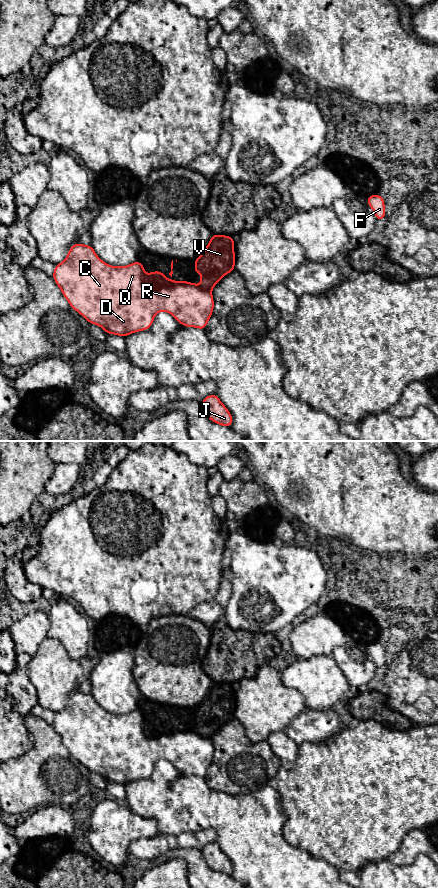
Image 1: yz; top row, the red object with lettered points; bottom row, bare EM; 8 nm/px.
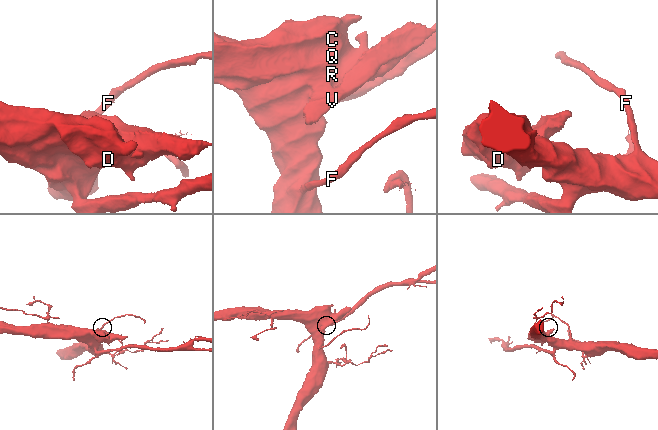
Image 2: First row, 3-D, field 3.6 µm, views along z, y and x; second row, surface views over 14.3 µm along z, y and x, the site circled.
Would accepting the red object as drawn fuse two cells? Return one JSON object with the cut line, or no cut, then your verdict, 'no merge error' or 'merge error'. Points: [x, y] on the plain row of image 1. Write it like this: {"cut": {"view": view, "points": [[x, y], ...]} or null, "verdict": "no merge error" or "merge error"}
{"cut": {"view": "yz", "points": [[199, 704], [216, 724], [209, 731], [211, 736]]}, "verdict": "merge error"}

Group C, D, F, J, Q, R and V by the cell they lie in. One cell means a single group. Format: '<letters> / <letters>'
C D F J Q R / V

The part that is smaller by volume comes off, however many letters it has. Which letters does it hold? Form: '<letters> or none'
V

